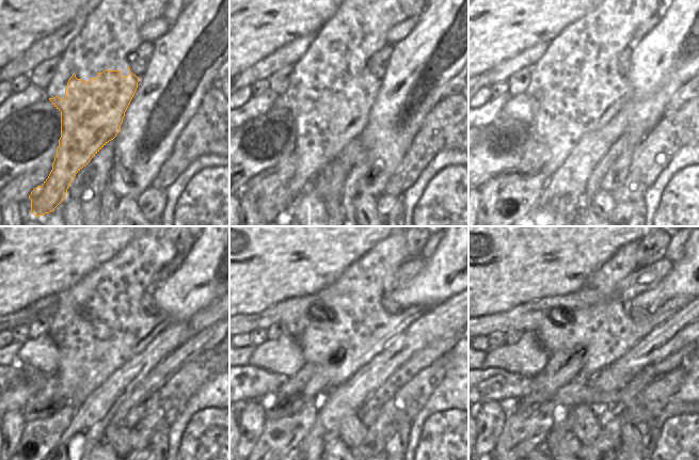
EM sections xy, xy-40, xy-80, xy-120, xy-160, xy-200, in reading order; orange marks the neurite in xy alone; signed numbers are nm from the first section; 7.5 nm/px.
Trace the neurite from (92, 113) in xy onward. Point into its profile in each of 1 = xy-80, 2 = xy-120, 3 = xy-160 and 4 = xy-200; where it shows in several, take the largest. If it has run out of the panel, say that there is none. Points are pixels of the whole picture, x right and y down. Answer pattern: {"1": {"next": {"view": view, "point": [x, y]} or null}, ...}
{"1": {"next": {"view": "xy-80", "point": [561, 116]}}, "2": {"next": {"view": "xy-120", "point": [90, 354]}}, "3": {"next": {"view": "xy-160", "point": [342, 348]}}, "4": {"next": {"view": "xy-200", "point": [601, 340]}}}

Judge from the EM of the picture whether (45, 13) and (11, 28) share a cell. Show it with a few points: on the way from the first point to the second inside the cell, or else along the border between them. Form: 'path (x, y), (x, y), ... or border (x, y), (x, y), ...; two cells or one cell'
path (36, 13), (28, 13), (19, 21); one cell

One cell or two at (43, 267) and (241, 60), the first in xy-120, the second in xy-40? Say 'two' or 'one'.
one

